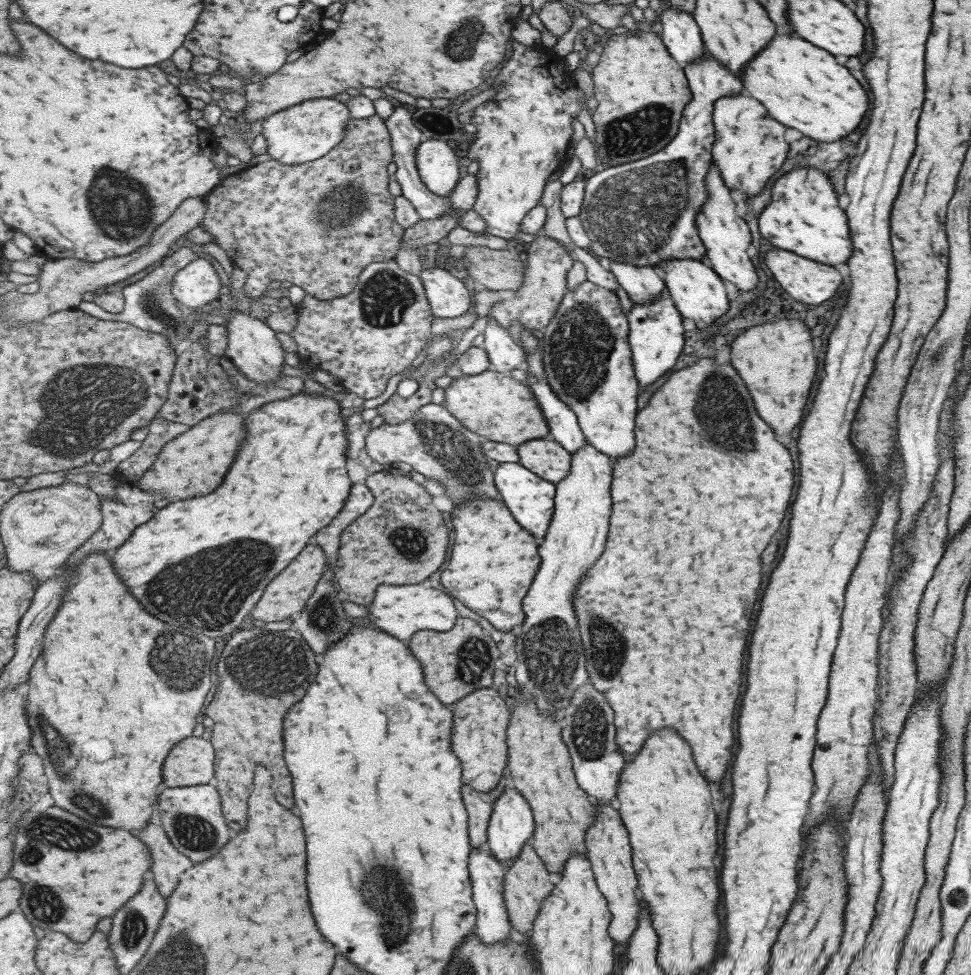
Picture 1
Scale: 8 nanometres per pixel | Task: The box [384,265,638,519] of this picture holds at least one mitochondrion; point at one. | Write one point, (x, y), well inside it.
(581, 345)

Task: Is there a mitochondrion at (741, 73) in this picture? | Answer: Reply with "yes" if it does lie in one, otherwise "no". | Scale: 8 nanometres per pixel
no

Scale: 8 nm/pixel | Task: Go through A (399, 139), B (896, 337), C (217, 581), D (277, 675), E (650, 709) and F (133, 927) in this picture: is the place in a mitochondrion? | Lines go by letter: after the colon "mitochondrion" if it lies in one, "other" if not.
A: other
B: other
C: mitochondrion
D: mitochondrion
E: other
F: mitochondrion

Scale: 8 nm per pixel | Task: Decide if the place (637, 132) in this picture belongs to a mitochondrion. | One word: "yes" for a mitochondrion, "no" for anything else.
yes

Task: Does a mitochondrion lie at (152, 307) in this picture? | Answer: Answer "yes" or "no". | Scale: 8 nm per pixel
yes

